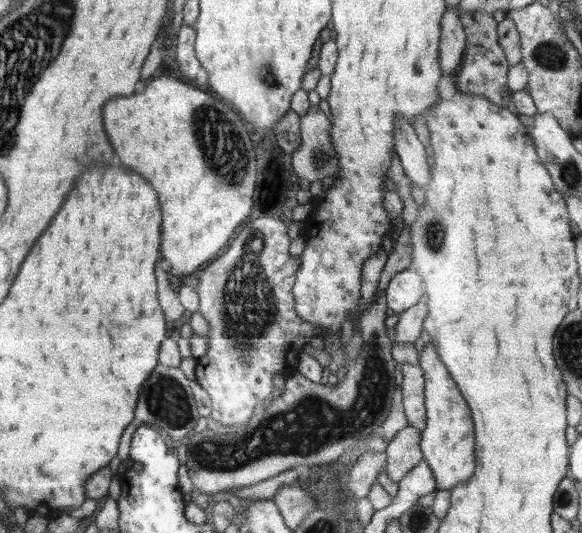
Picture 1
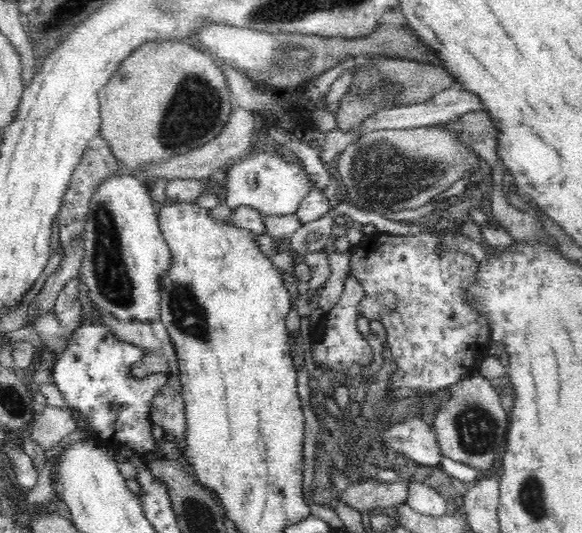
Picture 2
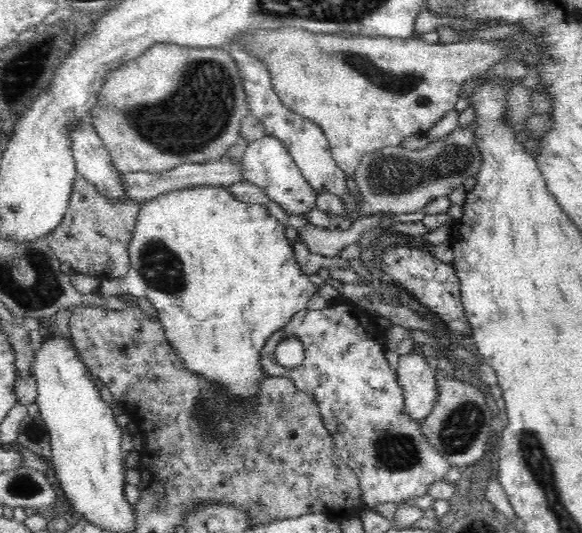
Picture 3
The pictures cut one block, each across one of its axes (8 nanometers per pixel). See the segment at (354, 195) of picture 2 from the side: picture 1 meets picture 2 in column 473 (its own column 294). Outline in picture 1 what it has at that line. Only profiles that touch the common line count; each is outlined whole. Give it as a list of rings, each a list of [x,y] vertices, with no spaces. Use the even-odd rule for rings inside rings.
[[[312,106],[304,116],[300,117],[300,146],[290,154],[292,171],[296,177],[310,183],[322,181],[323,178],[336,177],[339,172],[338,153],[334,151],[332,137],[330,137],[330,121],[320,110],[319,106]]]

